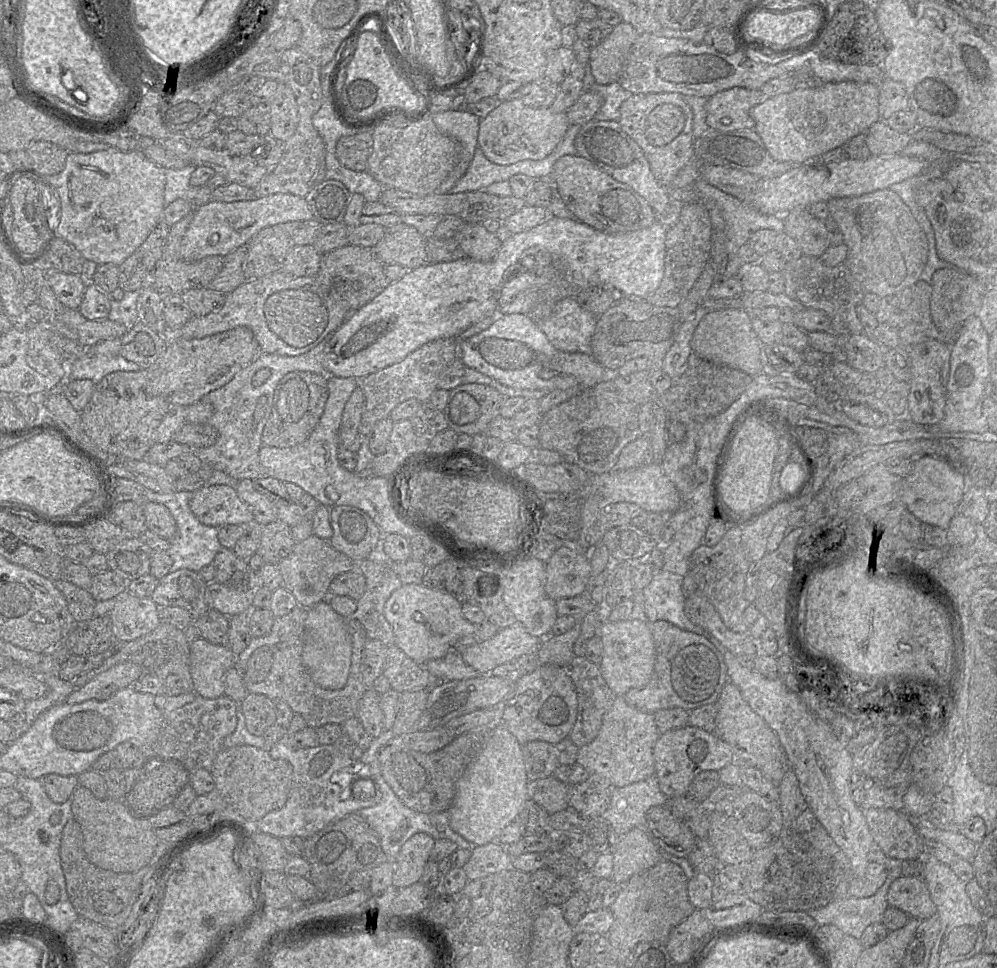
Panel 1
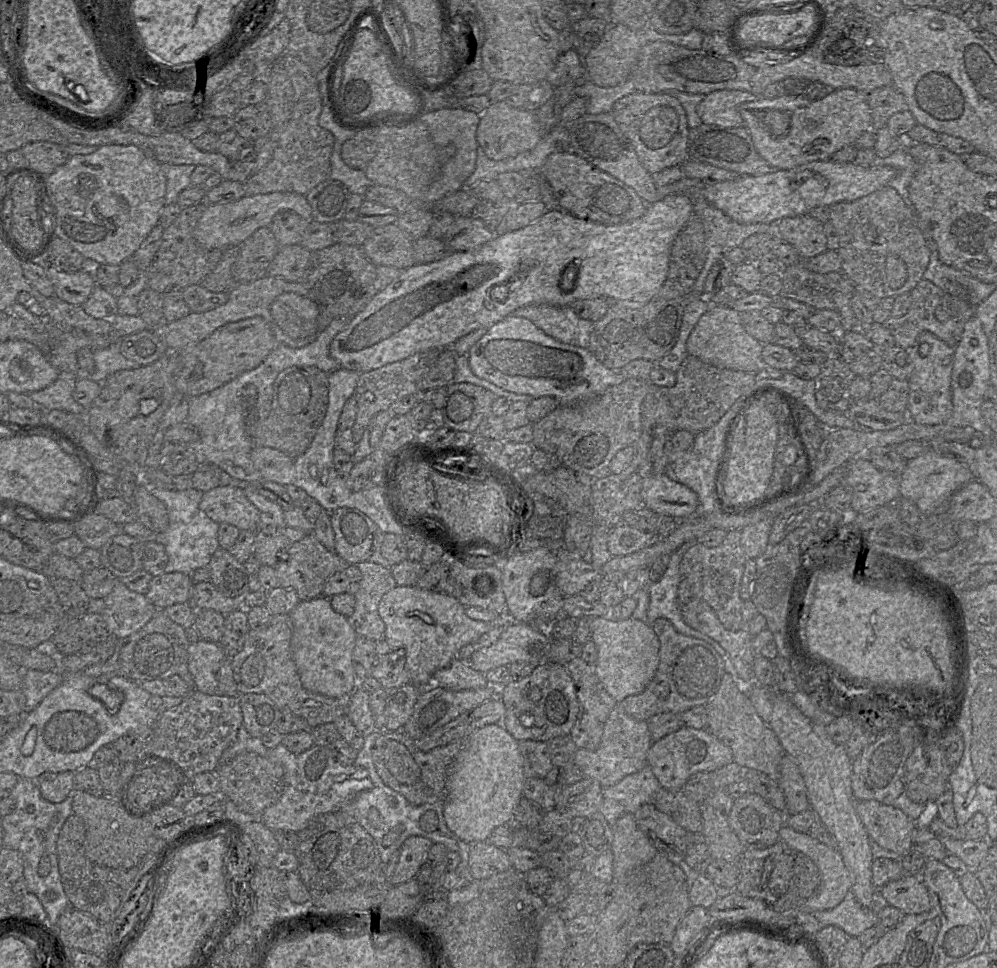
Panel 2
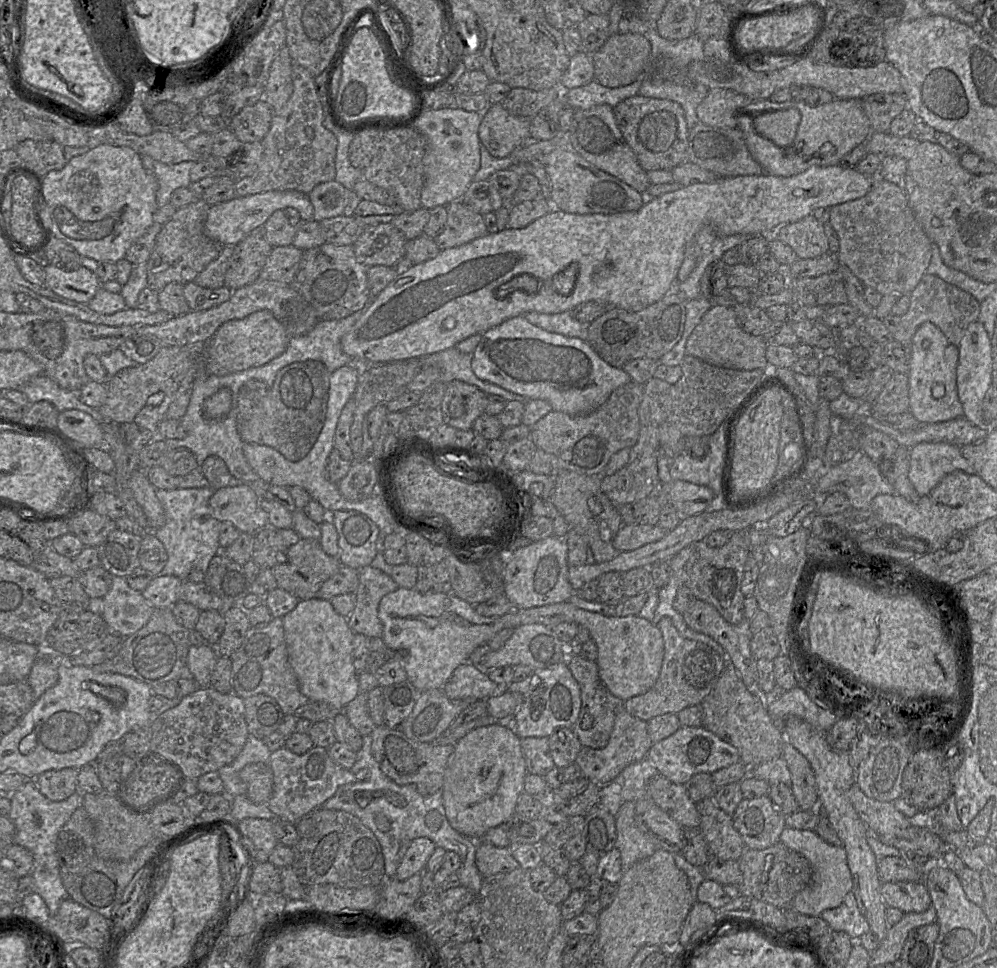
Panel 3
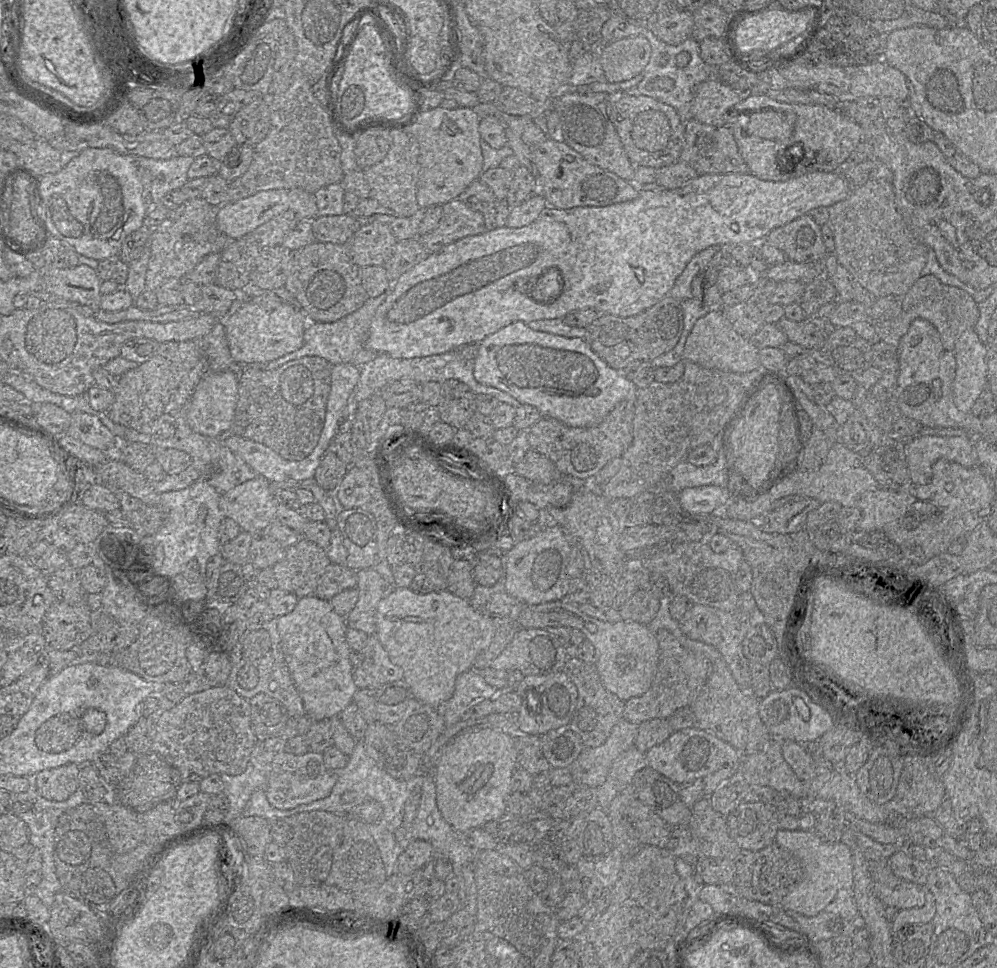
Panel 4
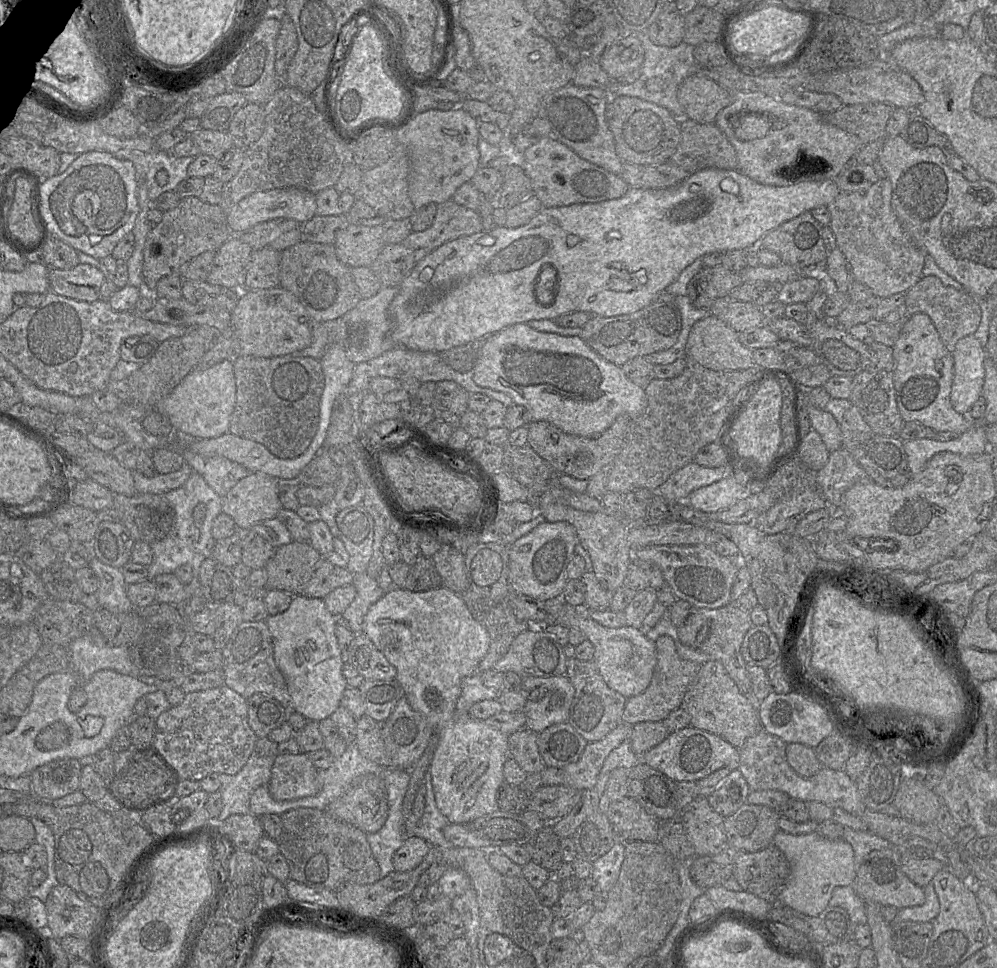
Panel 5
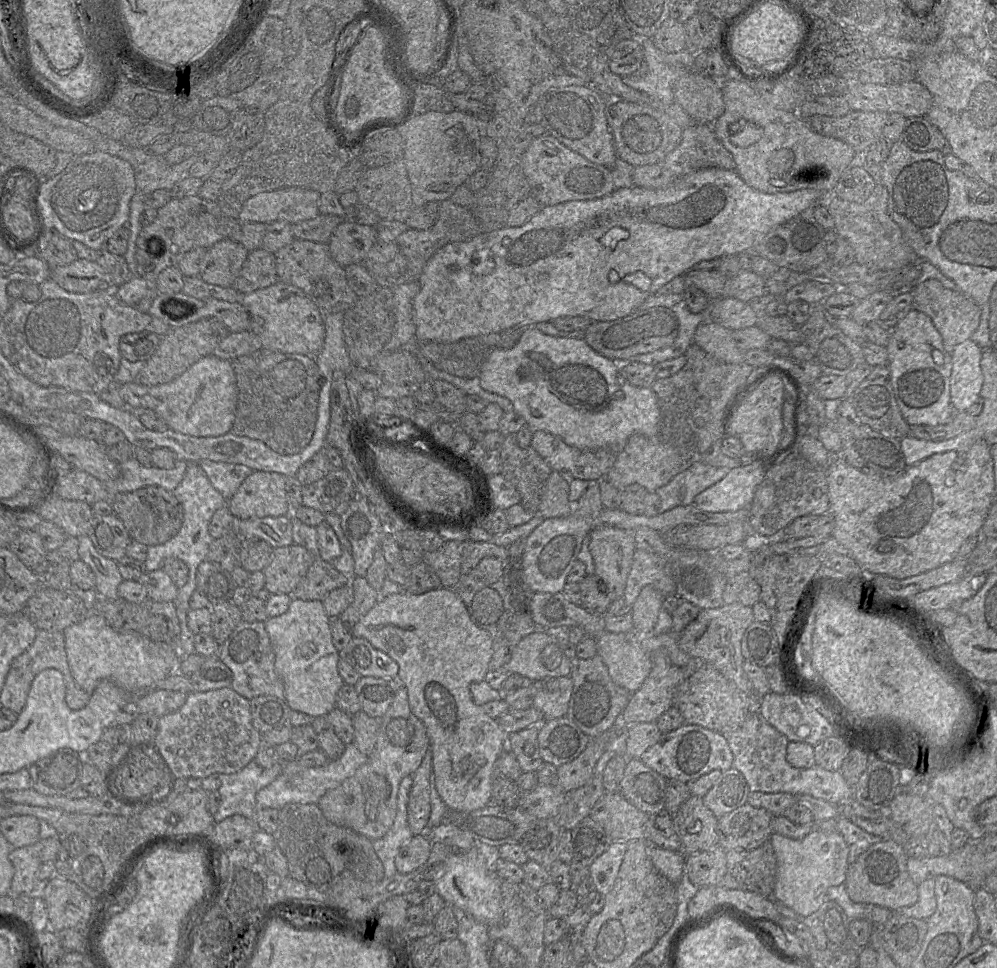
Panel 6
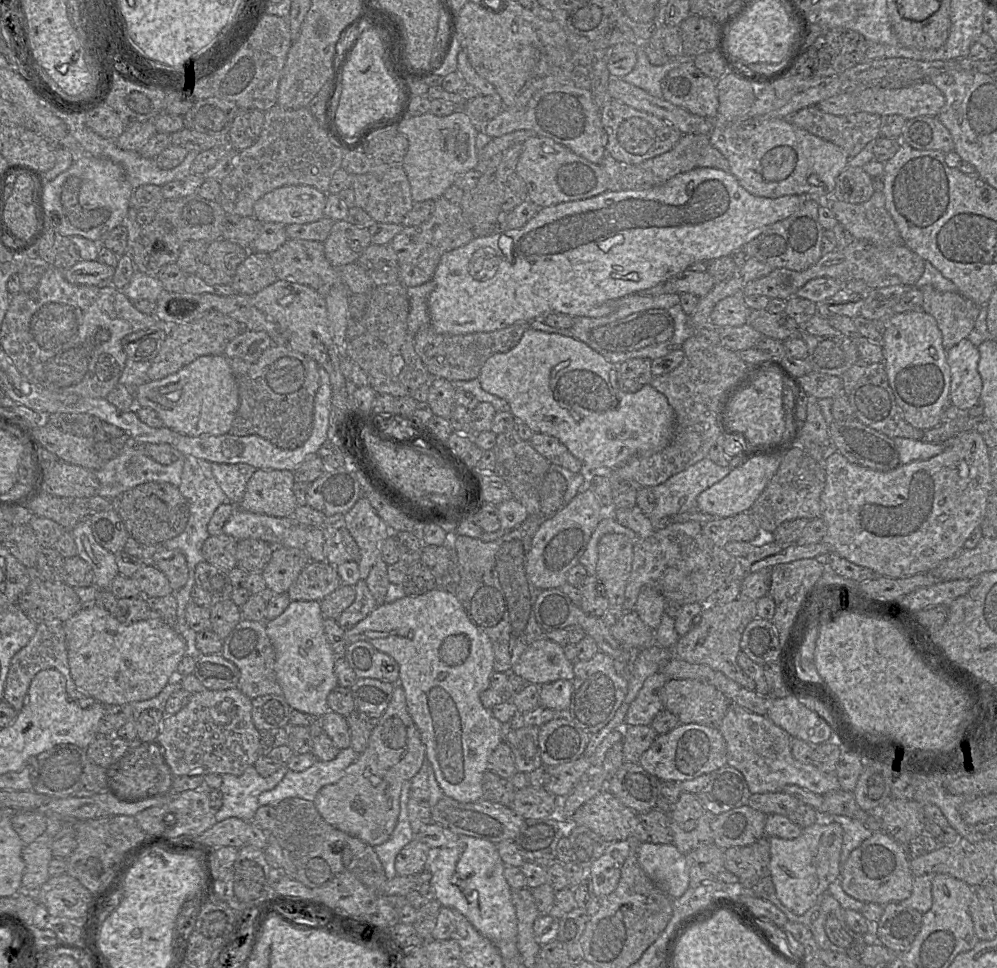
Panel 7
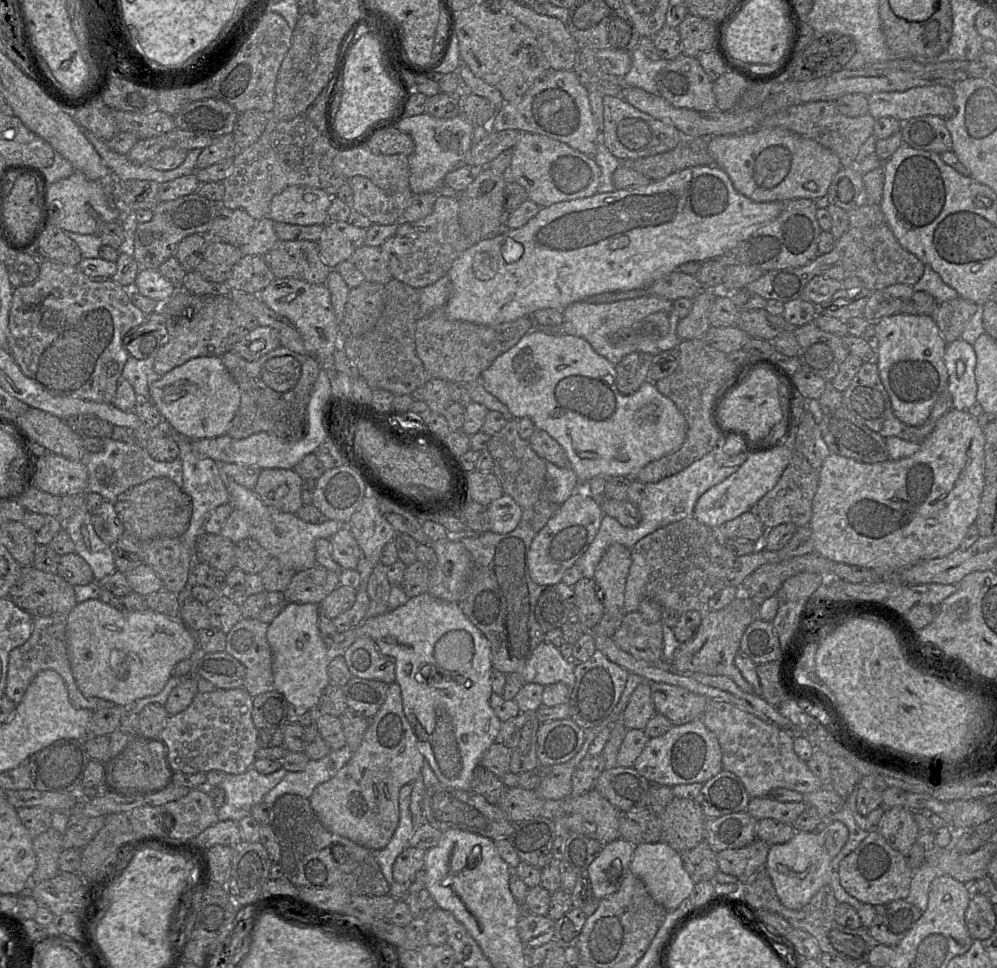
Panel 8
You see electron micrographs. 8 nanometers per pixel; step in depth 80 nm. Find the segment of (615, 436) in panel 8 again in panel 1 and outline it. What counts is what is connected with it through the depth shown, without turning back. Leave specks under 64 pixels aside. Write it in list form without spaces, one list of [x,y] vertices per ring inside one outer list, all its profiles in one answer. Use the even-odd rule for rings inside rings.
[[[523,314],[496,316],[487,329],[459,342],[459,358],[468,368],[485,374],[505,386],[523,390],[588,389],[610,375],[610,372],[602,367],[591,354],[567,353],[554,348],[535,321]]]

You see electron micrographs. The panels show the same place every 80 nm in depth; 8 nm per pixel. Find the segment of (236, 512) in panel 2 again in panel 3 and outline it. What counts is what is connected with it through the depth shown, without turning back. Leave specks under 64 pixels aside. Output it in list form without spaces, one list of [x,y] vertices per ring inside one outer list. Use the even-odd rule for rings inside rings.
[[[250,485],[226,486],[214,490],[209,499],[212,516],[228,521],[241,532],[255,534],[268,525],[268,515],[261,508],[260,494]]]

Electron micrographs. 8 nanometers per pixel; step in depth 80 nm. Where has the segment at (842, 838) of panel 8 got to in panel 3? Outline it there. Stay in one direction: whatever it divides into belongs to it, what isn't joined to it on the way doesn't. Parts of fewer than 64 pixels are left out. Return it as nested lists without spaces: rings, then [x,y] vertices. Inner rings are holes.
[[[785,827],[780,843],[803,855],[811,864],[810,883],[791,902],[797,912],[808,916],[819,916],[823,911],[838,907],[852,890],[852,877],[847,864],[847,855],[842,845],[835,846],[824,841],[815,830],[798,830]]]

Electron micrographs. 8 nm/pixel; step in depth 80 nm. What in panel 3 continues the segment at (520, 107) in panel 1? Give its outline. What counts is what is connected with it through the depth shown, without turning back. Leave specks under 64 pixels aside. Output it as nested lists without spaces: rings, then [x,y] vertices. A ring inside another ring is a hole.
[[[501,103],[490,104],[482,112],[478,136],[495,158],[504,158],[530,139],[529,118],[511,114]]]

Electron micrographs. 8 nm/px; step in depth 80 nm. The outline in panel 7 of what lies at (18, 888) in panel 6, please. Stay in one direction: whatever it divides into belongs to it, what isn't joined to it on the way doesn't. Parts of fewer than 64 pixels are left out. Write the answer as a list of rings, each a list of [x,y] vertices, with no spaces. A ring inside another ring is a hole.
[[[43,836],[24,846],[22,858],[25,869],[22,877],[22,890],[40,888],[49,878],[49,863],[53,858],[51,838]]]

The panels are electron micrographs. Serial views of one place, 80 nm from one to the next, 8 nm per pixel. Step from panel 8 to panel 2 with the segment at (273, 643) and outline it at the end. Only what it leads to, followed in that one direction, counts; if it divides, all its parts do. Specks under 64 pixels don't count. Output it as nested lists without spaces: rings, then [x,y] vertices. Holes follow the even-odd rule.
[[[328,597],[299,601],[289,613],[292,636],[291,653],[302,686],[313,693],[338,698],[351,695],[358,686],[352,662],[357,634],[348,617],[336,612]]]

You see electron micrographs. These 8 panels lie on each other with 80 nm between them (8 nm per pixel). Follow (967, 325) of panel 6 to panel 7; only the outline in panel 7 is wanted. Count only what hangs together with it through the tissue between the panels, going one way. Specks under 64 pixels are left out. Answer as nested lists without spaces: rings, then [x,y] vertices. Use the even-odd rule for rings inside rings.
[[[925,285],[920,290],[923,295],[921,308],[935,318],[945,350],[967,339],[975,326],[980,307],[958,291],[941,292],[931,285]]]

